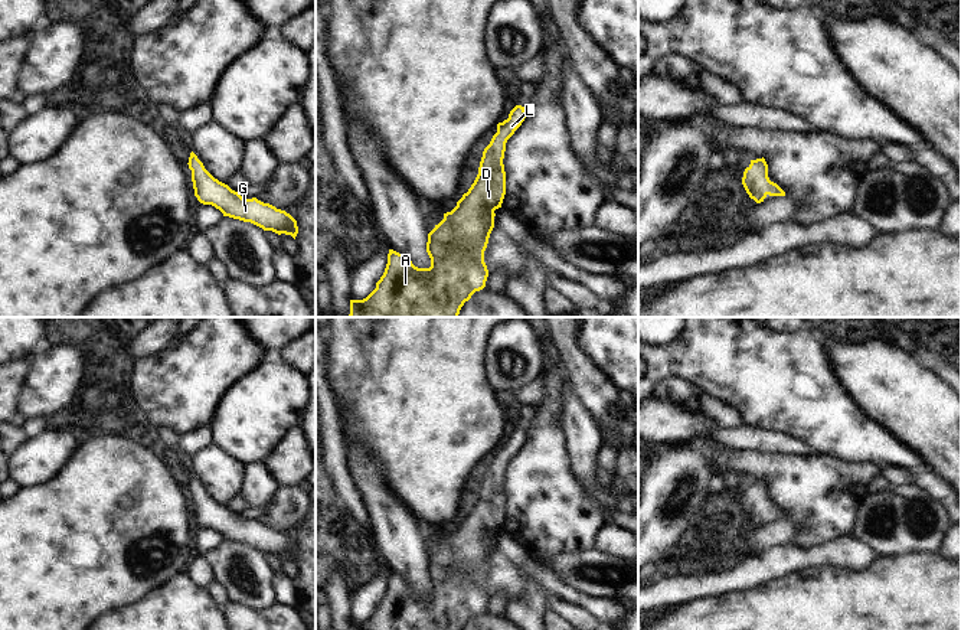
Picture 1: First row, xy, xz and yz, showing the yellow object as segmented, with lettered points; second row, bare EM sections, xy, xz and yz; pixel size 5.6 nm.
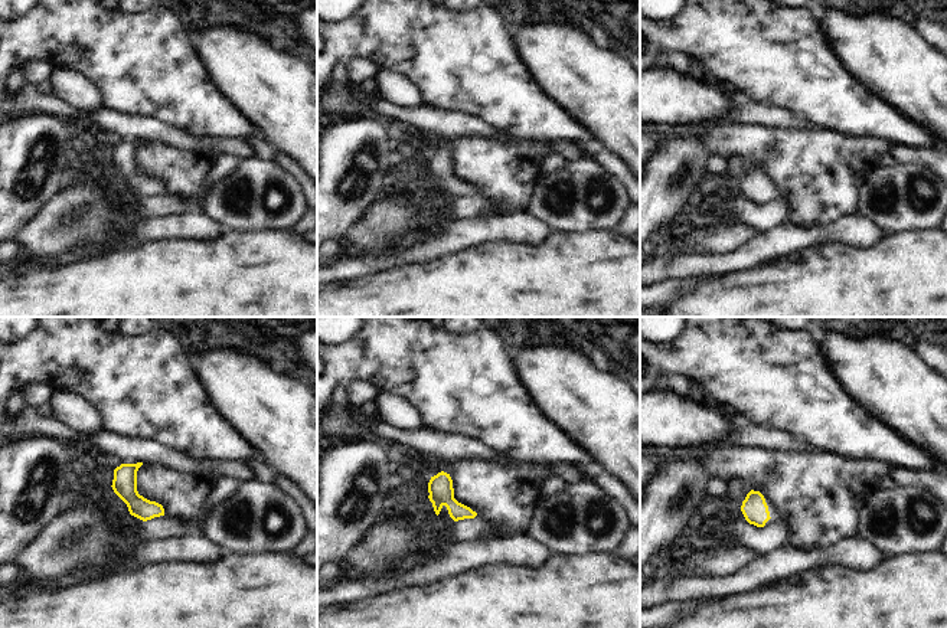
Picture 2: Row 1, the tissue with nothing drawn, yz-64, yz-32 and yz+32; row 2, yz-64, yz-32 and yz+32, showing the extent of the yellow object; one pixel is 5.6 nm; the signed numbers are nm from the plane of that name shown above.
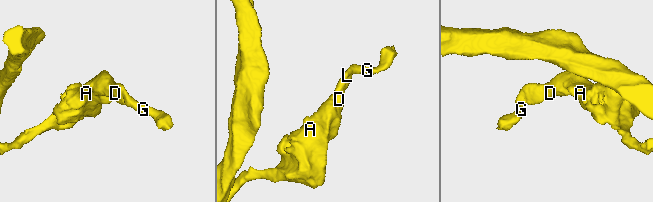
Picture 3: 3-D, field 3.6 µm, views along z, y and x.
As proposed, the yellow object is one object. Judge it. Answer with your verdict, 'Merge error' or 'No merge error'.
No merge error.

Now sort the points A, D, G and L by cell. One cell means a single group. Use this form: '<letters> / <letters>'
A D G L

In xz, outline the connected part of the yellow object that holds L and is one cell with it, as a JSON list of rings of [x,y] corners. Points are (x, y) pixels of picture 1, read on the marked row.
[[[516,105],[509,118],[497,124],[497,133],[483,151],[474,183],[428,234],[426,252],[431,267],[418,268],[402,254],[389,249],[388,264],[376,288],[363,300],[350,300],[349,317],[458,317],[464,303],[486,287],[488,270],[484,251],[494,228],[494,210],[501,208],[506,195],[506,143],[524,118],[524,107]]]

